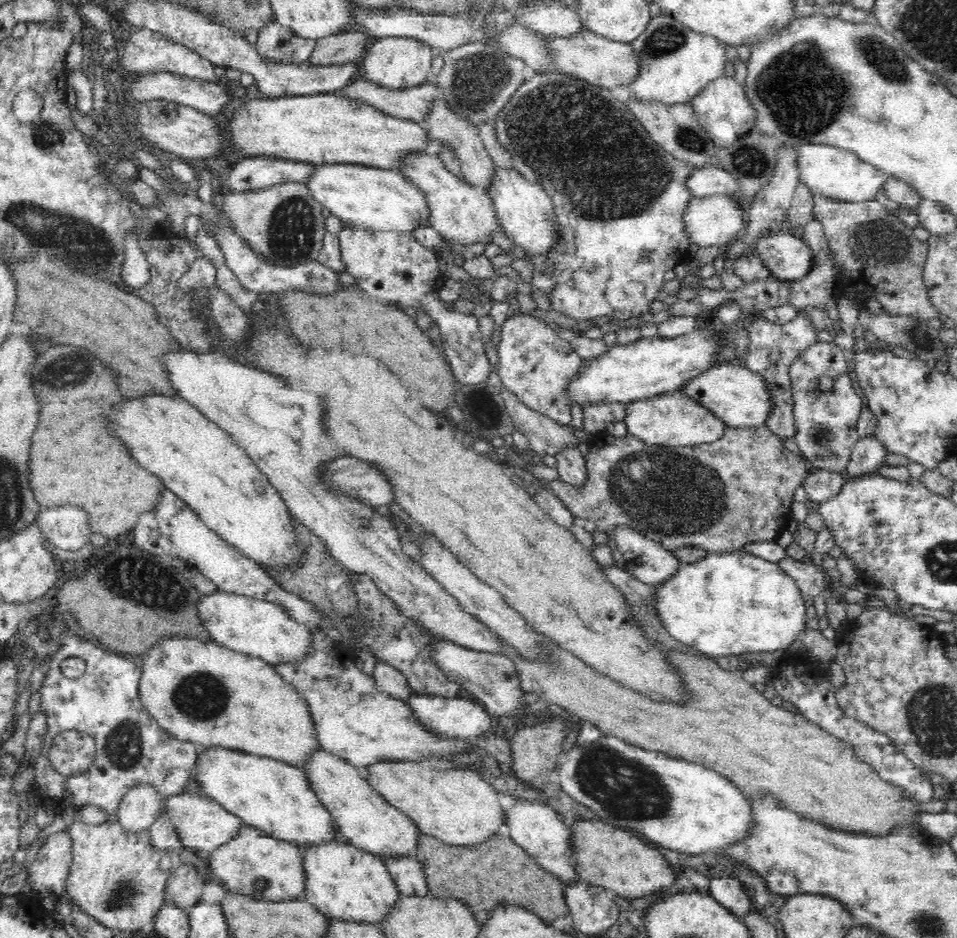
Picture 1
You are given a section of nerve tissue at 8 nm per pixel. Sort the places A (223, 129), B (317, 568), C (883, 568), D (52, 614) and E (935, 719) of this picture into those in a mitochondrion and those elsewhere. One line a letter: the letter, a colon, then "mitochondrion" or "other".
A: other
B: other
C: other
D: other
E: mitochondrion

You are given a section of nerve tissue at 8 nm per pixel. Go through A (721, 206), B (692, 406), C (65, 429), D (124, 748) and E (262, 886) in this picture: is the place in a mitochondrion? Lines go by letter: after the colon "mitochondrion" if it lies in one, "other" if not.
A: other
B: other
C: other
D: mitochondrion
E: other

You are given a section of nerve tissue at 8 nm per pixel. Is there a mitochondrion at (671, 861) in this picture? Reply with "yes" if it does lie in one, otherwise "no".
no

